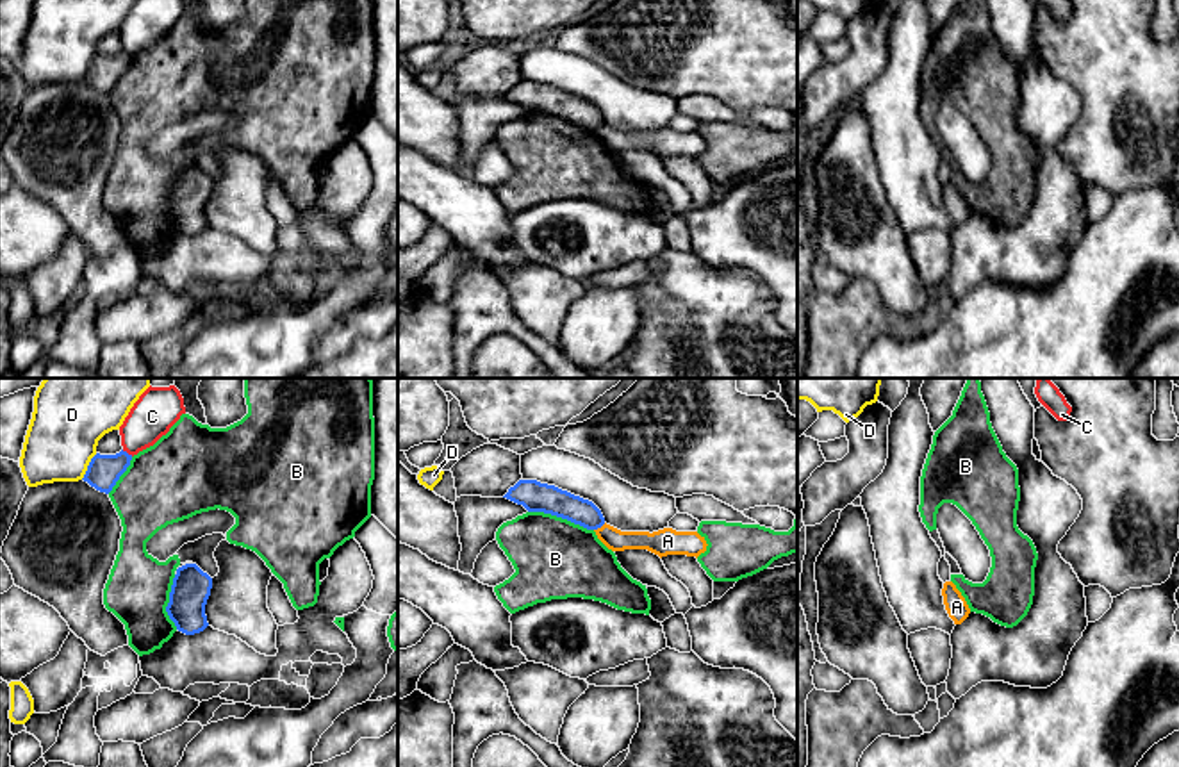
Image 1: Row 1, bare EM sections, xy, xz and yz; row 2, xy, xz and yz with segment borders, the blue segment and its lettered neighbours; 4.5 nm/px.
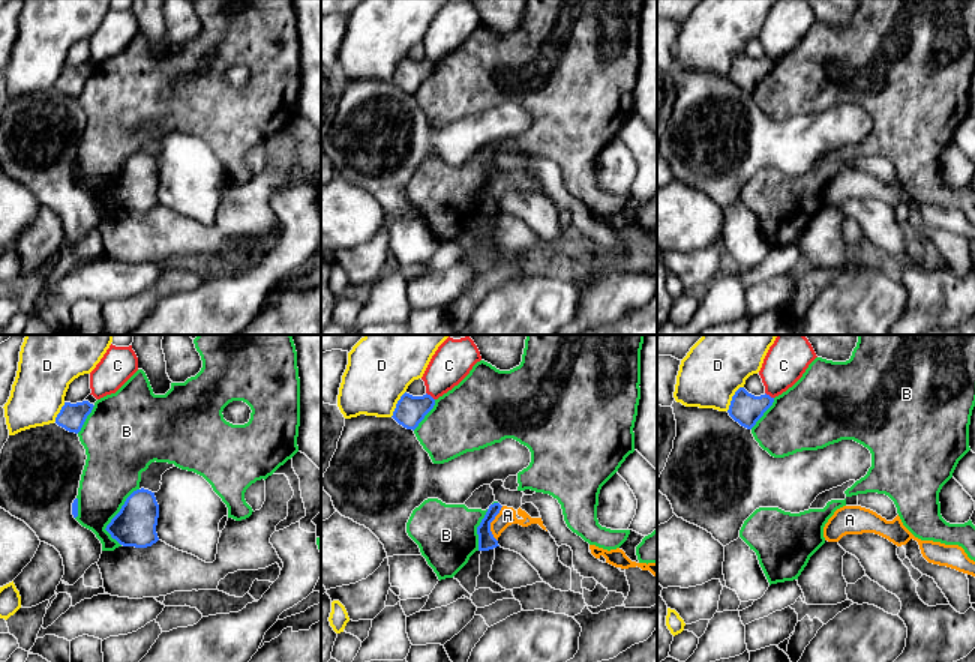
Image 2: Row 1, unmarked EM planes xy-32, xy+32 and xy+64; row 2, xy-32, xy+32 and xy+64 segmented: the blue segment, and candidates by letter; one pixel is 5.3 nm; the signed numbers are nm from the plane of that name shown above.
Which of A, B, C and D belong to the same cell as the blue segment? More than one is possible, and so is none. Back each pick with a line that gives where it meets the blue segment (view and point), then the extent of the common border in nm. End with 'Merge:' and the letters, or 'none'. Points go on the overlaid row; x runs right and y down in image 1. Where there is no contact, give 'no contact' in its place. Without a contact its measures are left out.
Merge: none

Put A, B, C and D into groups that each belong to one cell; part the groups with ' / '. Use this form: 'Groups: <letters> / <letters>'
Groups: A / B / C / D

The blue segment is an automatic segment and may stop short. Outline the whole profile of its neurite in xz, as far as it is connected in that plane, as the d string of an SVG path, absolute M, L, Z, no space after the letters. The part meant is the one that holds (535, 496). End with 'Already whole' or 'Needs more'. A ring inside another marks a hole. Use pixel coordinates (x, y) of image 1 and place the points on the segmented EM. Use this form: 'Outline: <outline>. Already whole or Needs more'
Outline: M519 480L503 498L523 505L528 512L551 514L587 530L605 524L601 510L592 501L537 480Z. Already whole

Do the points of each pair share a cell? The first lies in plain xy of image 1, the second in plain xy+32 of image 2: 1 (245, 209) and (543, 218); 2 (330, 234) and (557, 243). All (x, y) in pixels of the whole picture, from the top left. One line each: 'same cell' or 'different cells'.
1: same cell
2: different cells

